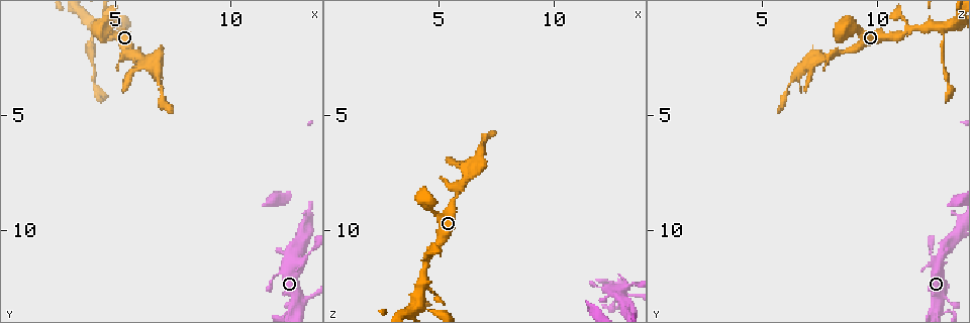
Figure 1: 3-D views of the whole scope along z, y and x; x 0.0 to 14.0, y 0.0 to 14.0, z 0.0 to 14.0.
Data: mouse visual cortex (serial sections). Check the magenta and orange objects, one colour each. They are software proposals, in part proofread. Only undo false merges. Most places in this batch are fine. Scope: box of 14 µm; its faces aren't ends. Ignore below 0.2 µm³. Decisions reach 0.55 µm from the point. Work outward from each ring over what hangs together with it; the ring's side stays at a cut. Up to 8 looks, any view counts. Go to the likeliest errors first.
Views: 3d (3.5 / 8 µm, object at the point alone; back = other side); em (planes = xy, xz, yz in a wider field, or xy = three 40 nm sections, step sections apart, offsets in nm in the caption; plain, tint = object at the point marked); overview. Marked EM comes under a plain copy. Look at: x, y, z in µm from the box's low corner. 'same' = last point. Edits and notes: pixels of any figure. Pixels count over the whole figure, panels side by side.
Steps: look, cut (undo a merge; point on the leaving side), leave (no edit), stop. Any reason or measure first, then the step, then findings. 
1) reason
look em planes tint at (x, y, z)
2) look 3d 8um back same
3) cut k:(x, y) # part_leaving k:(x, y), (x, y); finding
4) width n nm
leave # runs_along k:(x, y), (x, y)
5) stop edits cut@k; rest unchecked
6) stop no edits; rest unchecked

narrows sharply
look 3d 3.5um at (6.4, 2.5, 7.6)

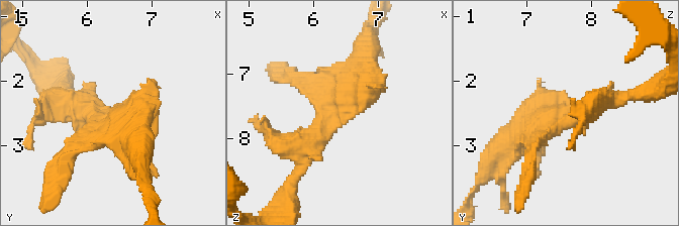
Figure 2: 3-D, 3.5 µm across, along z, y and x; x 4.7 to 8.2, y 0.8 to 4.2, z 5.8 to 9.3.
look em xy step 2 tint at (6.35, 2.60, 7.60)

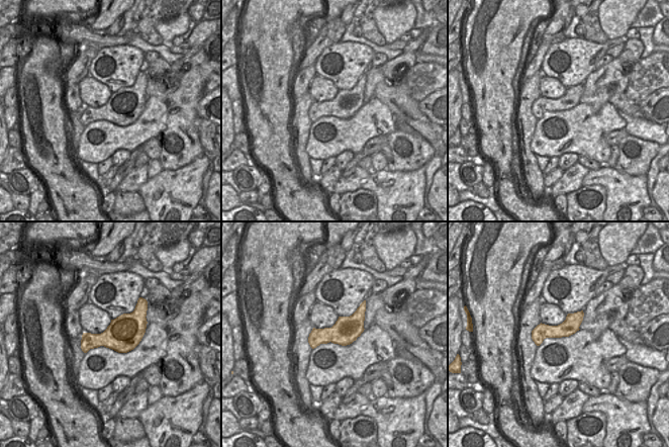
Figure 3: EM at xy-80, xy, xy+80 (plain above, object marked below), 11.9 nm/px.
leave # continuous, no second cell

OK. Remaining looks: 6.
arms run side by side
look 3d 3.5um at (12.8, 13.4, 12.6)

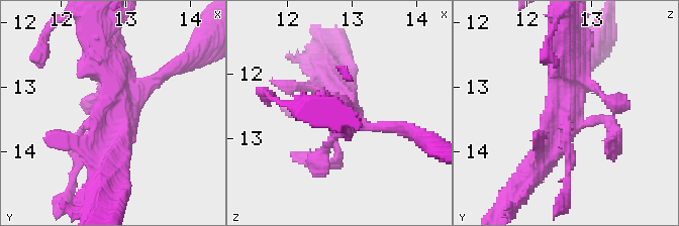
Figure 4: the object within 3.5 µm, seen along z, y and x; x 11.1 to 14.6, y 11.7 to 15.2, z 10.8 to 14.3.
look em xy step 1 tint at (12.85, 13.40, 12.65)

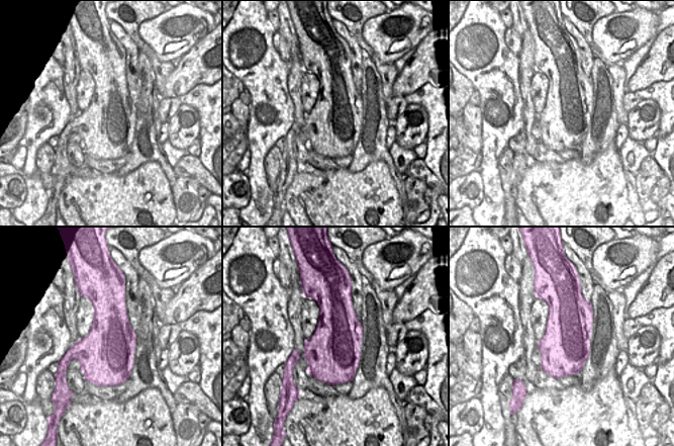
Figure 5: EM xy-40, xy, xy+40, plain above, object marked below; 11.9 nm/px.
width 650 nm
leave # runs_along 4:(562, 42), (567, 117), (615, 129); all the same cell

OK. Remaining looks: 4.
three arms meet
look 3d 3.5um at (4.4, 1.3, 12.1)

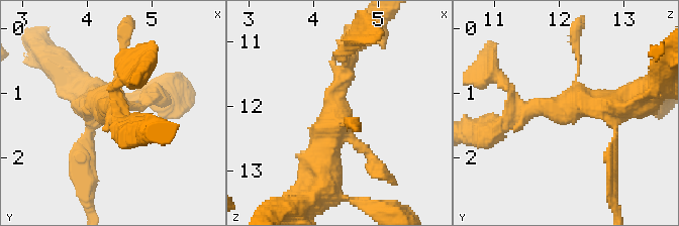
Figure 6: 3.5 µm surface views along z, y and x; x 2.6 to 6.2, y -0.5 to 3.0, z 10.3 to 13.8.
look em xy step 3 tint at (4.30, 1.15, 12.20)

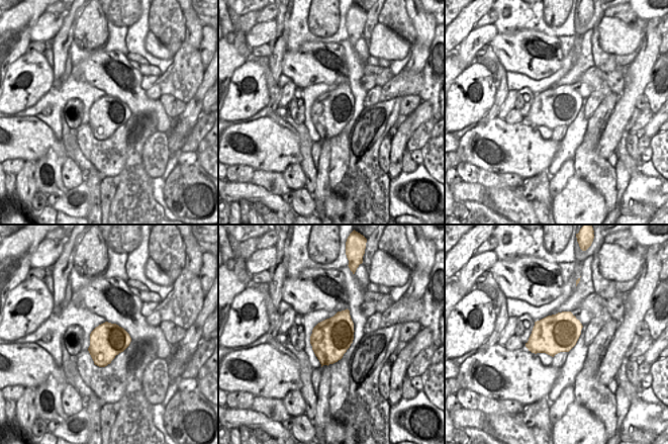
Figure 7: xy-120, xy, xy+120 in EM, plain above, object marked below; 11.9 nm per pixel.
leave # runs_along 6:(348, 55), (326, 125), (323, 178); one cell here

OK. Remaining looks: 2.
stop no edits; rest unchecked

